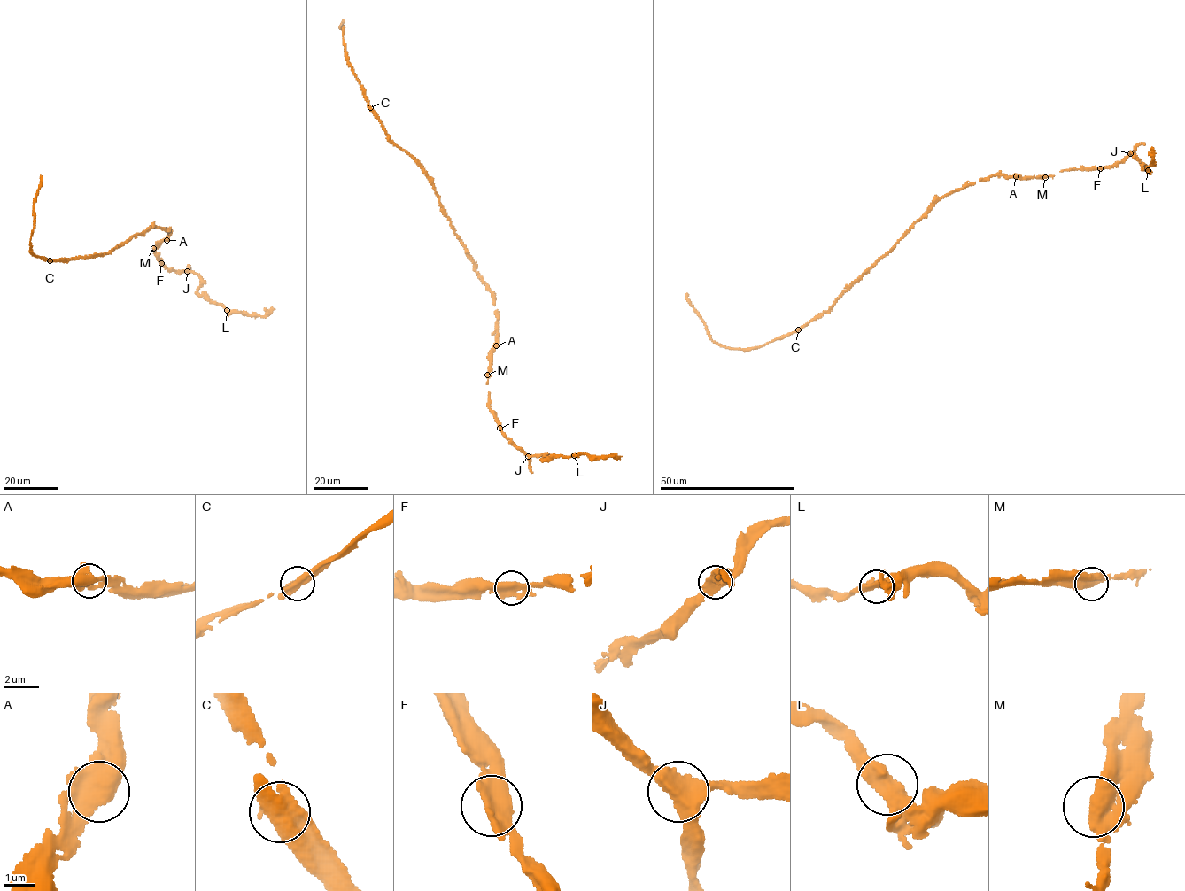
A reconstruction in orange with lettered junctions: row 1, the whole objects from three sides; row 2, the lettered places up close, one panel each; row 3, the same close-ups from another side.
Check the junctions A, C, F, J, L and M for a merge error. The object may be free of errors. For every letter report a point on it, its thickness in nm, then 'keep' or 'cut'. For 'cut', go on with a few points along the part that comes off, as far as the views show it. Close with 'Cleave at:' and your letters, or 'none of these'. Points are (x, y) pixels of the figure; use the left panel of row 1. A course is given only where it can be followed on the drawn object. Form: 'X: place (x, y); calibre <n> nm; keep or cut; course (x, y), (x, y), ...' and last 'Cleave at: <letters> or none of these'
A: place (166, 240); calibre 440 nm; keep
C: place (50, 260); calibre 600 nm; keep
F: place (161, 263); calibre 400 nm; keep
J: place (187, 271); calibre 480 nm; keep
L: place (227, 310); calibre 480 nm; keep
M: place (153, 248); calibre 420 nm; keep
Cleave at: none of these

